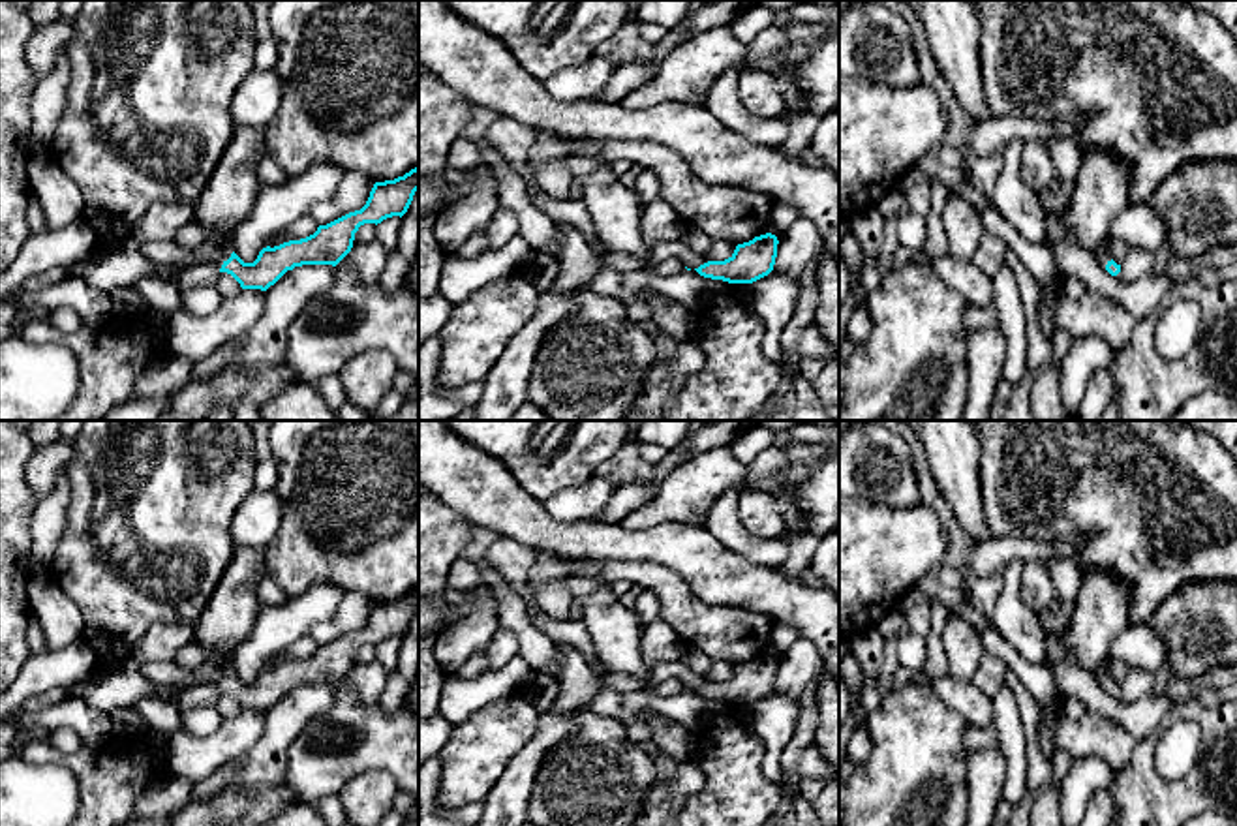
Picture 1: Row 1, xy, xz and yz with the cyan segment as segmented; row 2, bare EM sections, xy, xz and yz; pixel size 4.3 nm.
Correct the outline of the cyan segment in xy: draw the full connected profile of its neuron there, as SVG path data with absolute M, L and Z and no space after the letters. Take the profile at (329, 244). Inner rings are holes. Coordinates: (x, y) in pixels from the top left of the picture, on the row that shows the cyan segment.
M419 165L394 180L375 182L366 205L349 212L300 240L267 246L253 263L244 263L235 252L221 248L216 240L186 250L175 242L139 242L143 257L163 268L180 267L190 261L205 261L231 274L242 289L267 291L287 270L302 265L336 267L353 248L355 233L364 223L381 223L392 216L404 216L419 190Z

